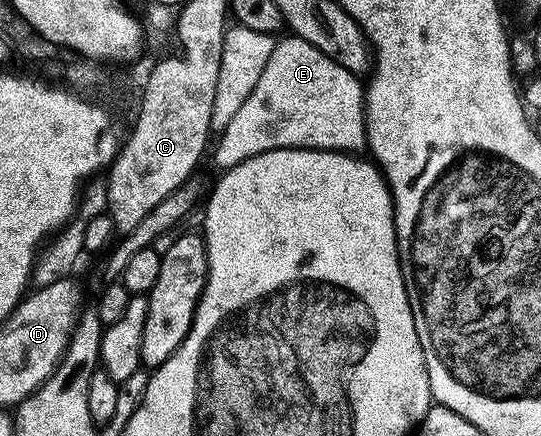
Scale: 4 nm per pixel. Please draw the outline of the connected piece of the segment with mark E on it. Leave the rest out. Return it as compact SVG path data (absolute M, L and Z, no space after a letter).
M282 37L276 43L274 55L255 92L220 135L217 162L222 171L228 172L241 162L272 150L335 150L339 154L357 156L362 153L361 149L364 151L368 147L369 130L365 127L367 90L362 79L335 64L335 60L323 56L319 48L307 44L302 38L288 37Z

